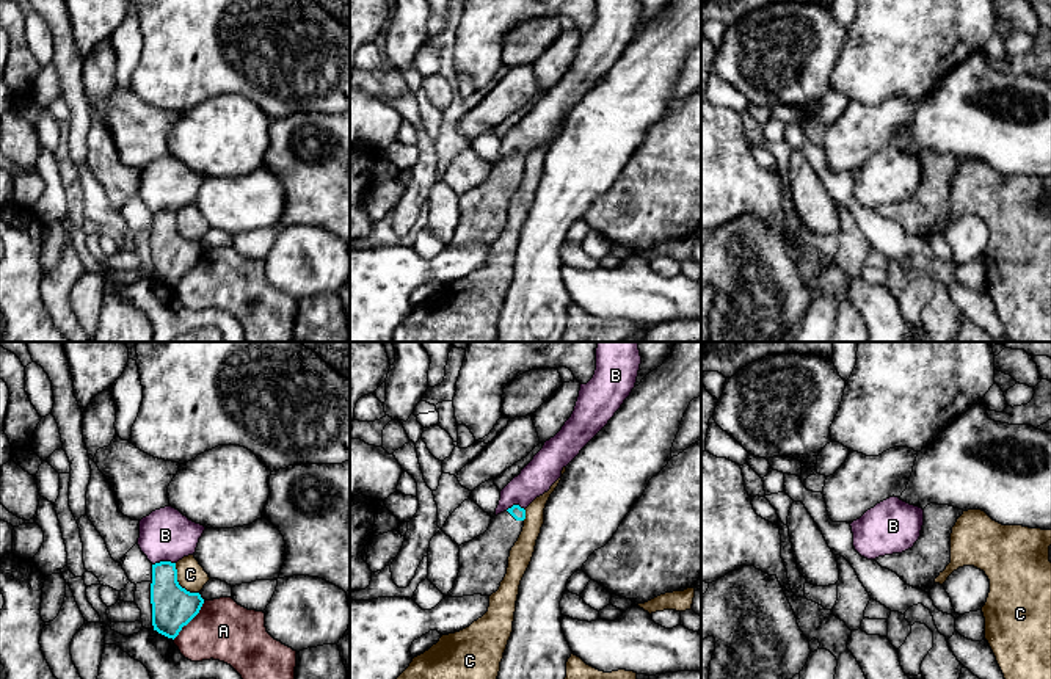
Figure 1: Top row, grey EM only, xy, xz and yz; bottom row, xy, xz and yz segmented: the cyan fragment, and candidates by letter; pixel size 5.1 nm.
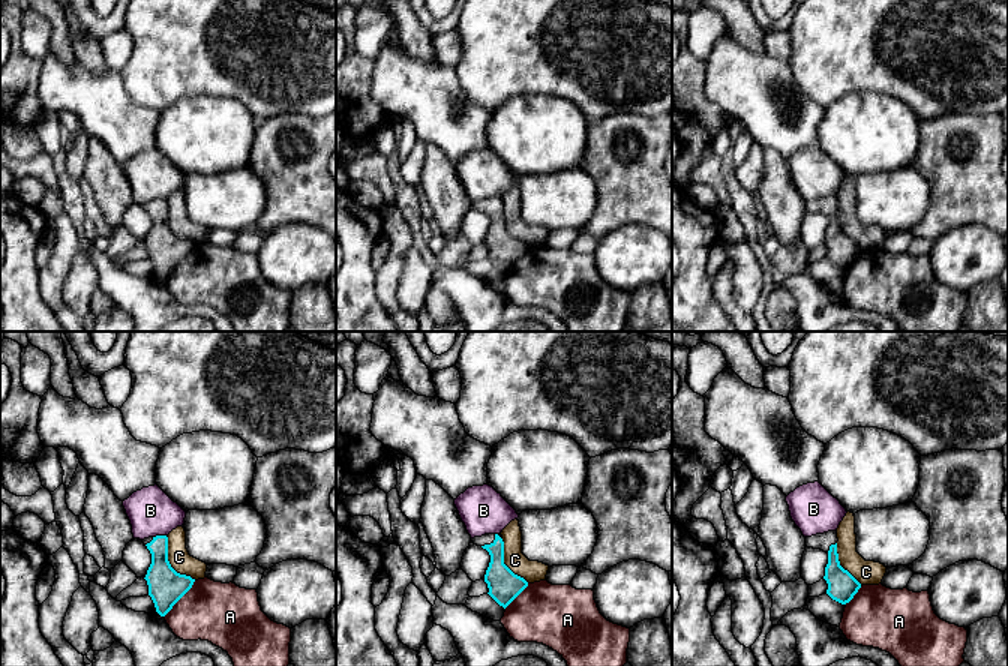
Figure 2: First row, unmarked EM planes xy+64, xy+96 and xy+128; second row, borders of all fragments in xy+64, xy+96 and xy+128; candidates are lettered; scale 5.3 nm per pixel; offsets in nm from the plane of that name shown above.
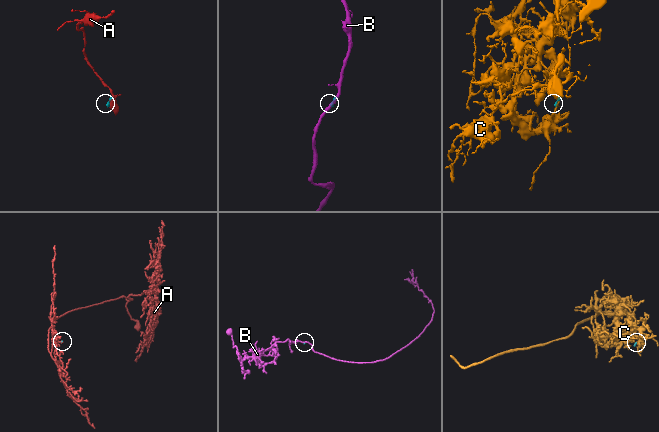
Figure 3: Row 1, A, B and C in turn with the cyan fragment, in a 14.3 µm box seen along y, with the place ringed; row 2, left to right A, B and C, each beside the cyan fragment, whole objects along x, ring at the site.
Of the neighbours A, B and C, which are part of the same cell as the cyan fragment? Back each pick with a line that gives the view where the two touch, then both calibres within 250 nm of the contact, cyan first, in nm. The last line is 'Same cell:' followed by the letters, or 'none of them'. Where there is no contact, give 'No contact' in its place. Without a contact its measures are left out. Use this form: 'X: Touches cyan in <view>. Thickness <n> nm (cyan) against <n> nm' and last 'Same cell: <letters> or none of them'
Same cell: none of them

